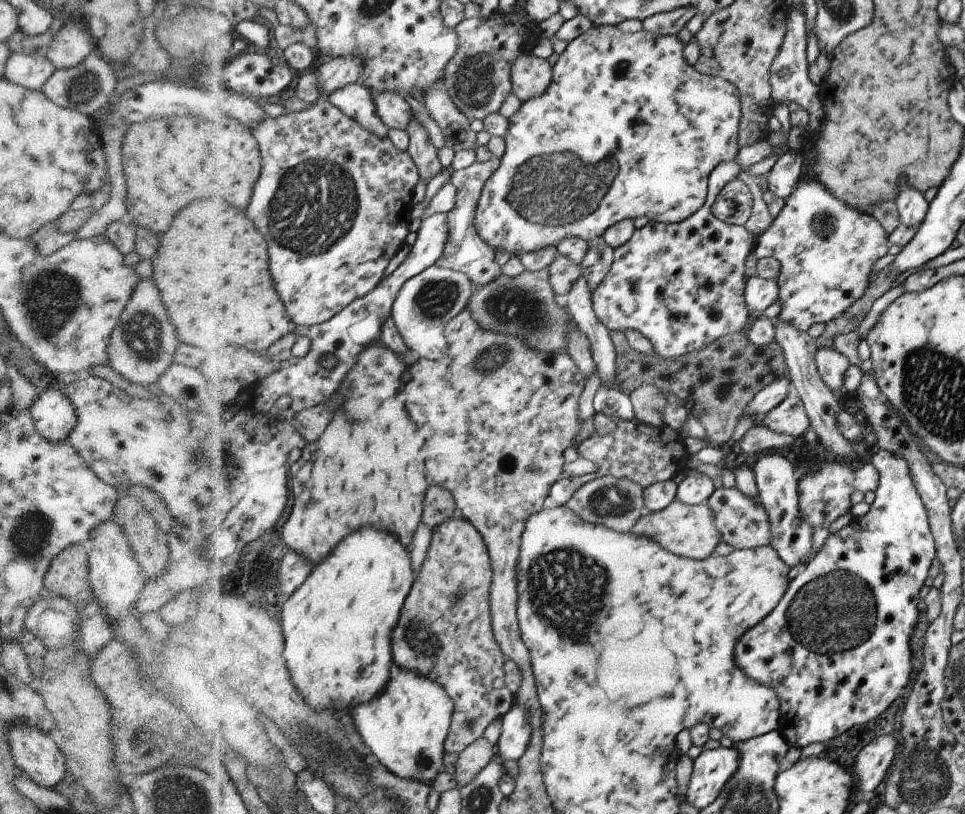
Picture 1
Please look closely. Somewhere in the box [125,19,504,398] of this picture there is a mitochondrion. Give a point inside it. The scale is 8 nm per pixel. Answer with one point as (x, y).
(316, 203)

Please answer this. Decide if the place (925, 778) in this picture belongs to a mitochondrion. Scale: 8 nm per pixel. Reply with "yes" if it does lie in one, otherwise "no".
yes

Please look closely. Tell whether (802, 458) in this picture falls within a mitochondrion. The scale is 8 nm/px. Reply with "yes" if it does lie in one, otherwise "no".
no

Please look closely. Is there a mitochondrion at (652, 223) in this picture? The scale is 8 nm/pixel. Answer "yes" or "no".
no

